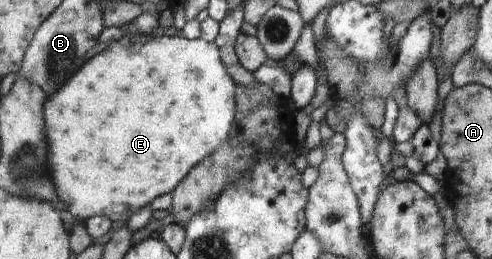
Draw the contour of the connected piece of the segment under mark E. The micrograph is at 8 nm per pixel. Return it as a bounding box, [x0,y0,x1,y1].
[44,35,237,222]

